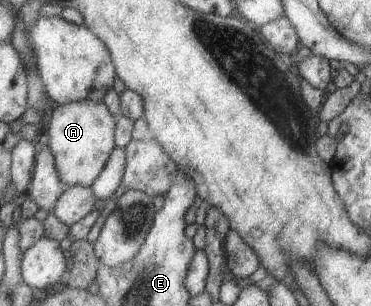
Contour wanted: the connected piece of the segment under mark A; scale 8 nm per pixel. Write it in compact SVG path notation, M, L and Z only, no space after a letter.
M80 100L54 109L44 137L55 155L62 181L69 186L92 187L116 151L116 130L116 118L102 101Z

